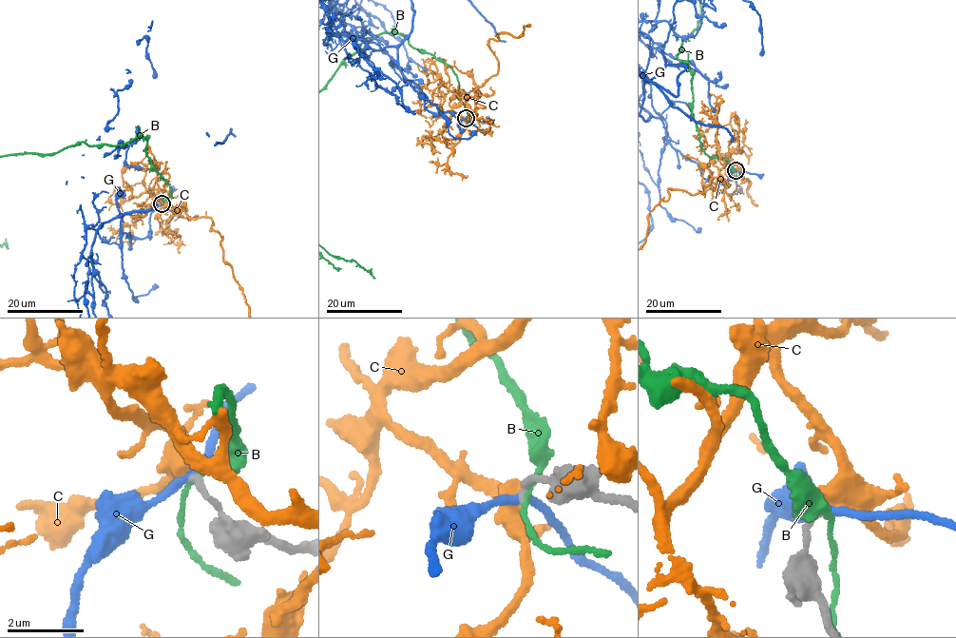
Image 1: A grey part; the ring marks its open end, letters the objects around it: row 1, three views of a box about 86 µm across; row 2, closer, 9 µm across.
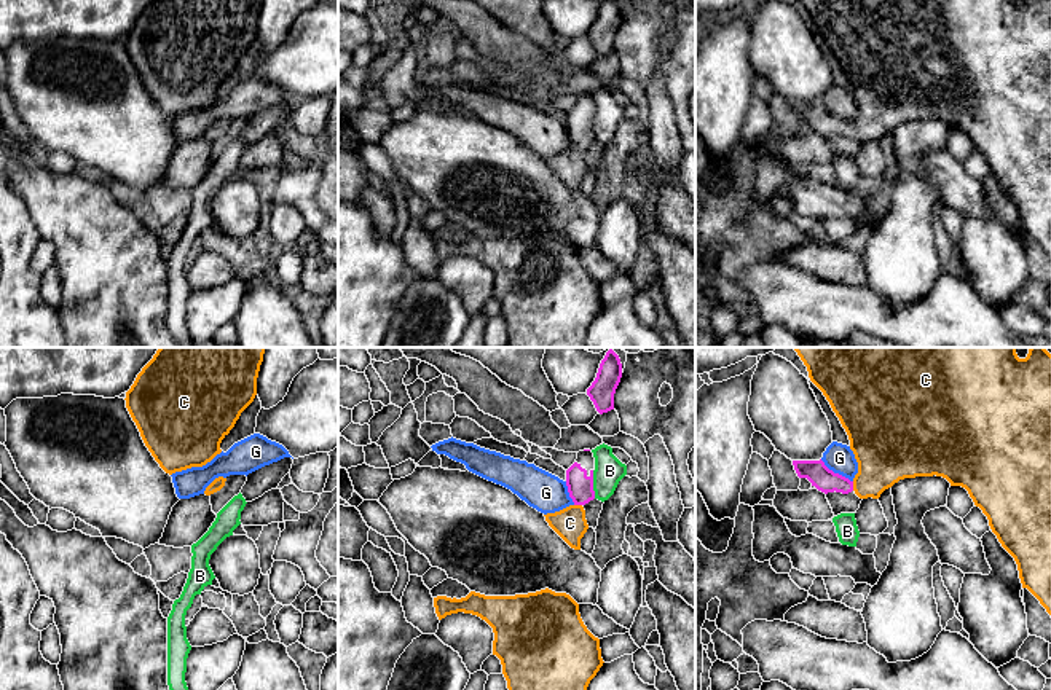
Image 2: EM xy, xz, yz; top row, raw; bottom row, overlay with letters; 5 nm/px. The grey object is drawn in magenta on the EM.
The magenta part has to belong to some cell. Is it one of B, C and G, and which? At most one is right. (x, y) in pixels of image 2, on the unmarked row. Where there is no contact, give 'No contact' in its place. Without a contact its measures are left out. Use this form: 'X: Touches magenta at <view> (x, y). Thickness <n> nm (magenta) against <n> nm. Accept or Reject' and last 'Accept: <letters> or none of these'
B: Touches magenta at xz (592, 128). Thickness 130 nm (magenta) against 150 nm. Reject
C: Touches magenta at yz (852, 129). Thickness 120 nm (magenta) against 320 nm. Accept
G: Touches magenta at yz (836, 117). Thickness 120 nm (magenta) against 150 nm. Reject
Accept: C

